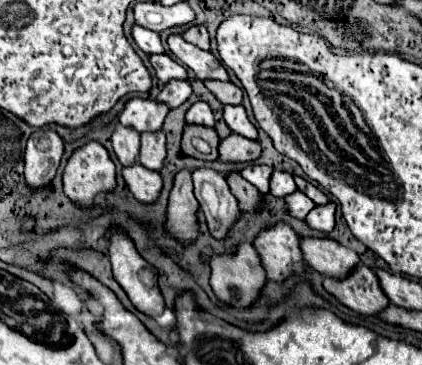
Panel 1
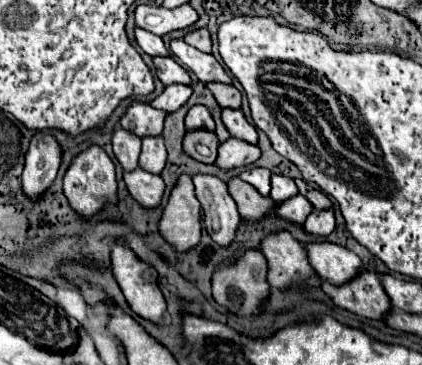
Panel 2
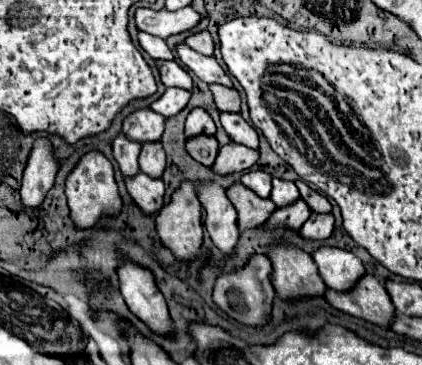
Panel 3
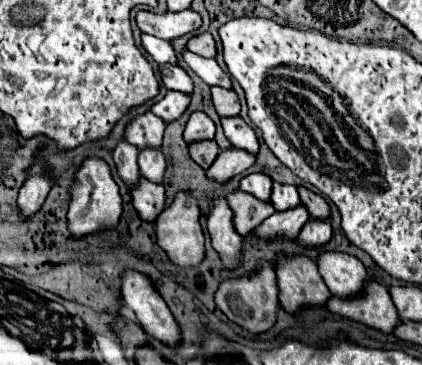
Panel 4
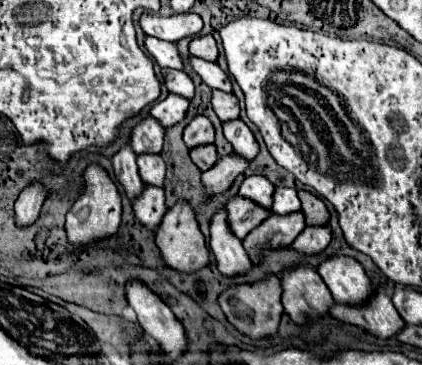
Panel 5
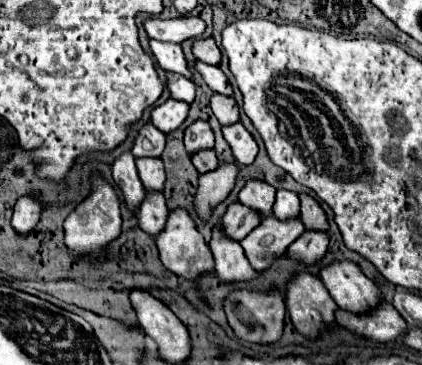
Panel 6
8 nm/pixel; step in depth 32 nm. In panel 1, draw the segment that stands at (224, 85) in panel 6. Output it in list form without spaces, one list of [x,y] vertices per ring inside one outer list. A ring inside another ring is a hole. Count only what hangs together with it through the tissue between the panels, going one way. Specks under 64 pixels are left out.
[[[174,34],[168,38],[168,46],[170,52],[196,74],[198,80],[222,80],[222,82],[230,80],[226,68],[214,58],[212,52],[200,50],[188,44],[182,36],[174,36]]]

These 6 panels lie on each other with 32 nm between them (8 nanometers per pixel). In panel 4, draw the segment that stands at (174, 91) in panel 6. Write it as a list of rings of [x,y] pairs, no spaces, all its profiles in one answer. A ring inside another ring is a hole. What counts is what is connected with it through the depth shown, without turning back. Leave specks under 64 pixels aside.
[[[162,66],[162,82],[168,90],[176,90],[176,92],[184,92],[184,94],[192,94],[192,78],[180,68],[180,66]]]

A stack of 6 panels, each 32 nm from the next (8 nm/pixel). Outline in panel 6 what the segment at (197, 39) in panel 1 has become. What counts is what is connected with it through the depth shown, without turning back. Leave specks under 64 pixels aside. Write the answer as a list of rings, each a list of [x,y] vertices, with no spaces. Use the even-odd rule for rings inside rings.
[[[214,38],[196,40],[196,42],[194,42],[194,56],[196,56],[200,62],[210,64],[210,66],[220,66],[220,62],[222,62],[222,54],[220,54]]]

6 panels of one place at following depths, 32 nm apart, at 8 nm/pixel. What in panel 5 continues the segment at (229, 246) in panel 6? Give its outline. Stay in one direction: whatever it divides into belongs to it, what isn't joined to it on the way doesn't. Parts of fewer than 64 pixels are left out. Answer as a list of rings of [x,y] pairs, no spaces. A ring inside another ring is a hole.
[[[226,210],[218,212],[210,224],[210,248],[216,258],[218,272],[222,276],[234,278],[250,272],[250,260],[242,242],[228,230]]]

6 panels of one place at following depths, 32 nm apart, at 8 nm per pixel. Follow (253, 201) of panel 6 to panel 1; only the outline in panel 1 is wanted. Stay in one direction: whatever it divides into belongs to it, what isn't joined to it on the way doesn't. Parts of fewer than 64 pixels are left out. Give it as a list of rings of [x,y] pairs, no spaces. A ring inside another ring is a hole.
[[[248,164],[240,174],[244,174],[244,180],[248,180],[250,184],[254,184],[262,194],[268,194],[268,190],[270,190],[270,174],[272,174],[272,168]]]

